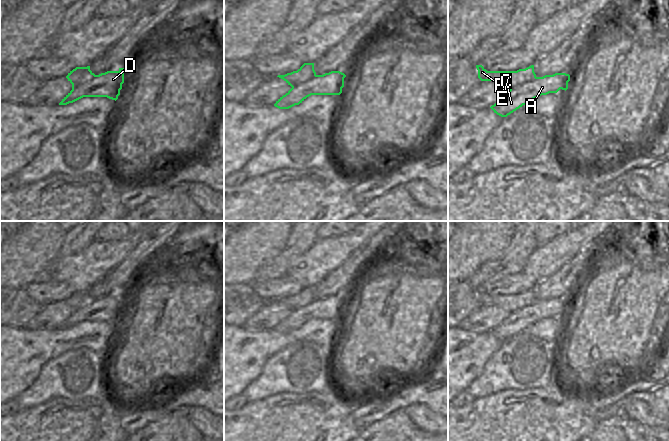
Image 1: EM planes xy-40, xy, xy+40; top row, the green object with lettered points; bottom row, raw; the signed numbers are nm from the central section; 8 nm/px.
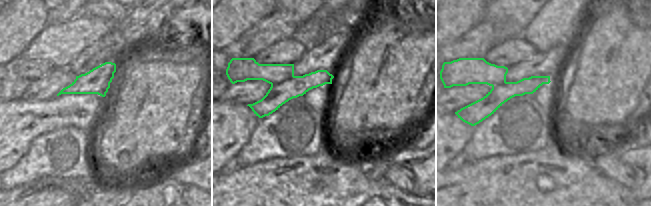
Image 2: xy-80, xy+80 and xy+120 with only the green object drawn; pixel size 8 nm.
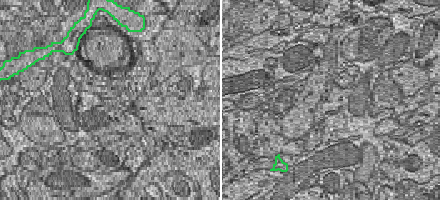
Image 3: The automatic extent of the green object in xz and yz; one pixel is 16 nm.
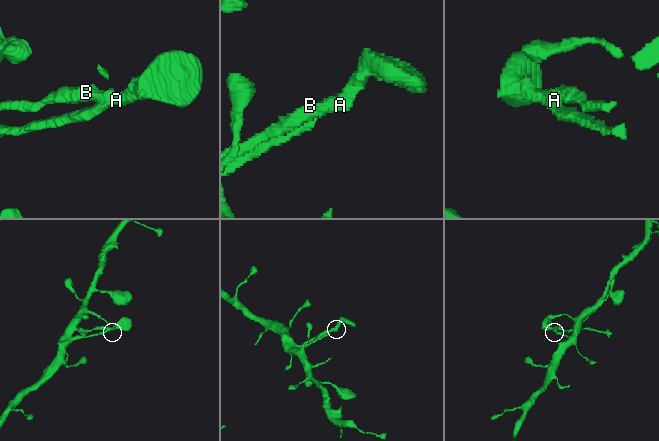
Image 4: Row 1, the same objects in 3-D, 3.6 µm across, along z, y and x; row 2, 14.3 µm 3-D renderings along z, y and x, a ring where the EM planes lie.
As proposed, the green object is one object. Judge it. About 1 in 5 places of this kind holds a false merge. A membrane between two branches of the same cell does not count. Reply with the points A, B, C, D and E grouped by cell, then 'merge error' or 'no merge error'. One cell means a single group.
A C D / B E; merge error

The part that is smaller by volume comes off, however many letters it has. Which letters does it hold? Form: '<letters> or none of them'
A, C, D

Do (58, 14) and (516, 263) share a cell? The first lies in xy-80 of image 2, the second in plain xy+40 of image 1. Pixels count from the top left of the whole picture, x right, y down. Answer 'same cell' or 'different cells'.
same cell

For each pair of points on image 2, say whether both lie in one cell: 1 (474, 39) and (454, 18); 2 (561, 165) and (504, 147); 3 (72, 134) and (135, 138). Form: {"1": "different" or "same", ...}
{"1": "different", "2": "different", "3": "different"}

